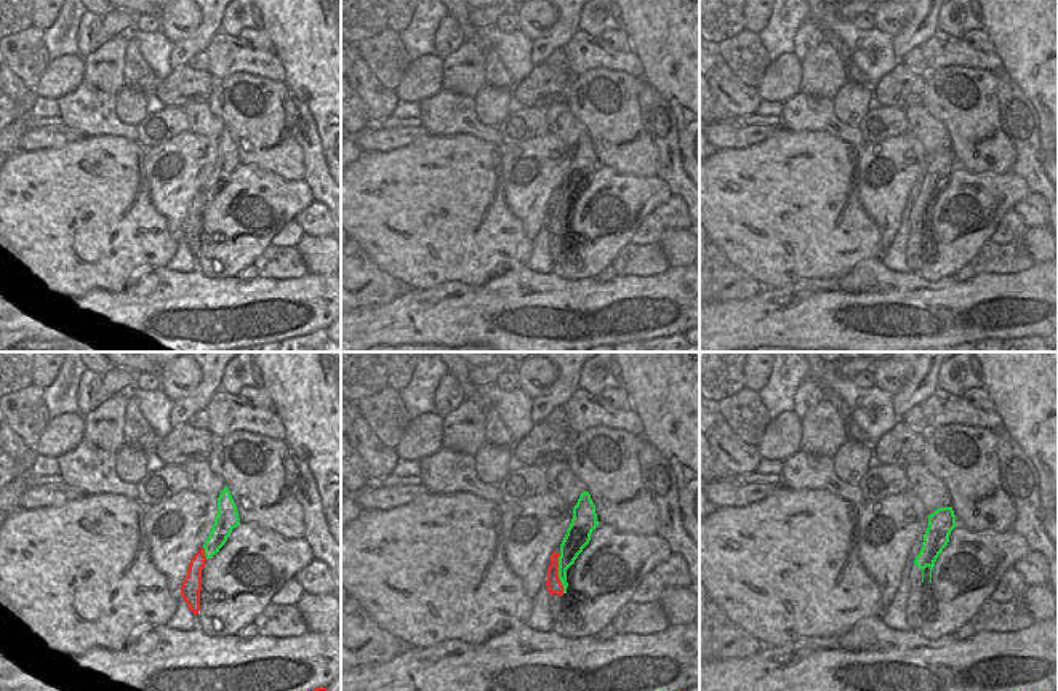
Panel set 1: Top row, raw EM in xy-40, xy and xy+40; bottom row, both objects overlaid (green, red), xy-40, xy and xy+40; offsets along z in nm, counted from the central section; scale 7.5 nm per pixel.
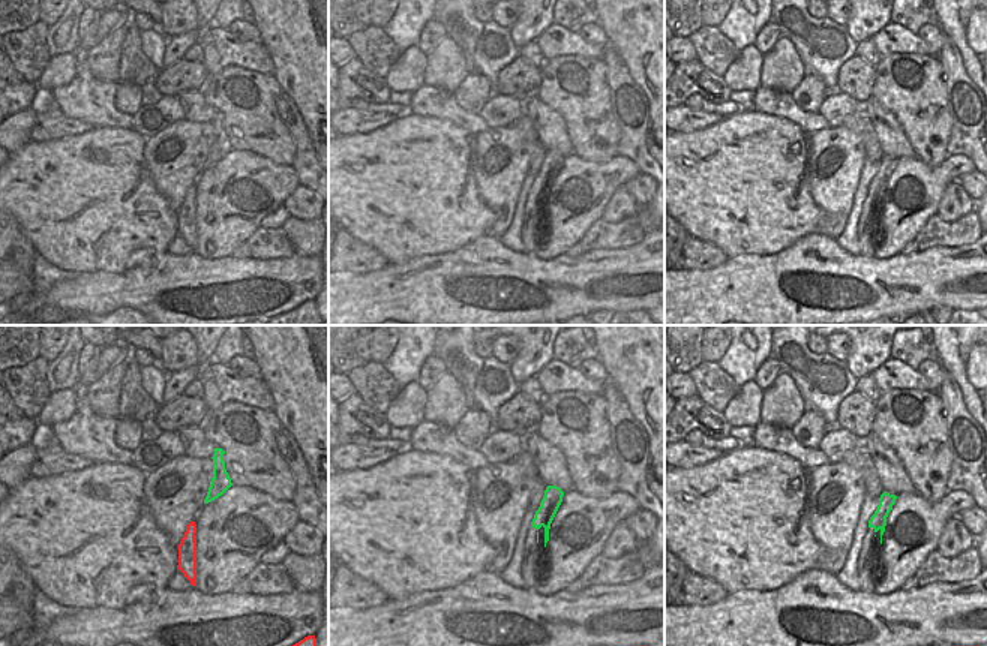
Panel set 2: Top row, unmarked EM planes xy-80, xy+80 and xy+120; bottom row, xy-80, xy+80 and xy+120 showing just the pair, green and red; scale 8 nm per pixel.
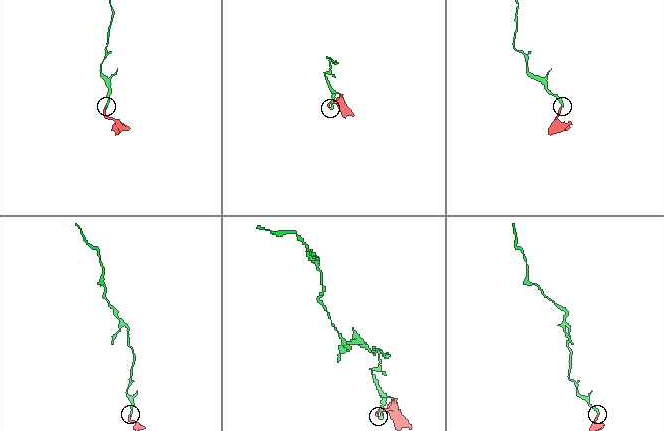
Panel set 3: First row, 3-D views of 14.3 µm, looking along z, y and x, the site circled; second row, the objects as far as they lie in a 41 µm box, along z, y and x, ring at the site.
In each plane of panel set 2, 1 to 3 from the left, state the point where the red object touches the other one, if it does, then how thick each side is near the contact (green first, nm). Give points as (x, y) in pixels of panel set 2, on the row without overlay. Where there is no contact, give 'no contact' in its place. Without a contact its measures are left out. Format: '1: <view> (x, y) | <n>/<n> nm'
1: no contact
2: no contact
3: no contact

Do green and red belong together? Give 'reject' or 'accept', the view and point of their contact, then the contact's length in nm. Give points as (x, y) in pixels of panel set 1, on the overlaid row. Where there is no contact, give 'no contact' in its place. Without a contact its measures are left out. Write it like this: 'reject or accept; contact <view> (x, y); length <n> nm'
reject; contact xy (559, 573); length 320 nm

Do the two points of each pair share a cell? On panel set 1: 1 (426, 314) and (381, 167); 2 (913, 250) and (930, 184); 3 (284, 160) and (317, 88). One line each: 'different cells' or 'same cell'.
1: different cells
2: same cell
3: different cells

